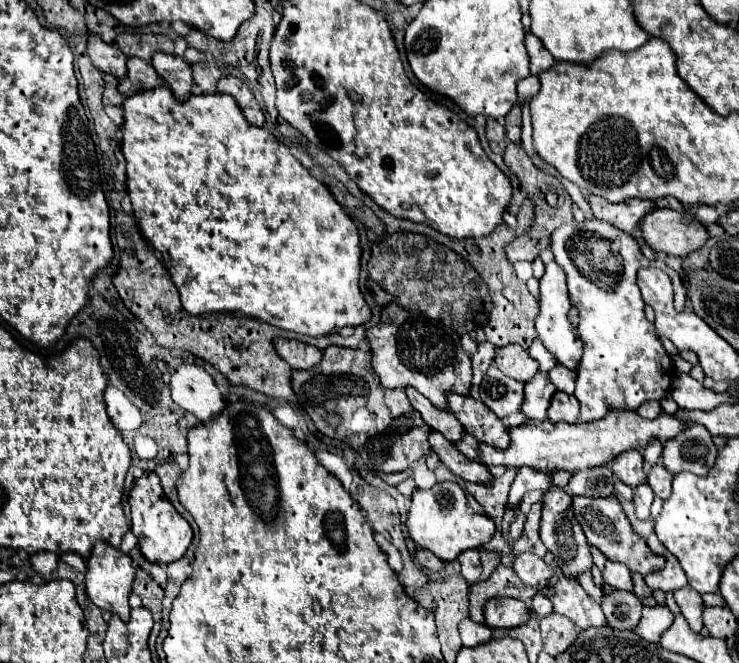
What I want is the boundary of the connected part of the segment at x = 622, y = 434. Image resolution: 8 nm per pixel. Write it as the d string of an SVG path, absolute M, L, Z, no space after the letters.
M610 410L604 418L592 420L592 422L578 422L578 424L566 424L566 422L536 422L528 420L520 426L514 426L508 430L510 444L508 448L500 450L488 444L478 444L478 458L484 466L506 466L506 468L522 468L528 466L538 472L580 472L594 466L606 466L616 456L628 450L644 450L654 438L660 442L666 442L670 438L676 438L680 432L684 432L692 420L680 420L672 414L660 414L654 420L642 418L634 410Z

